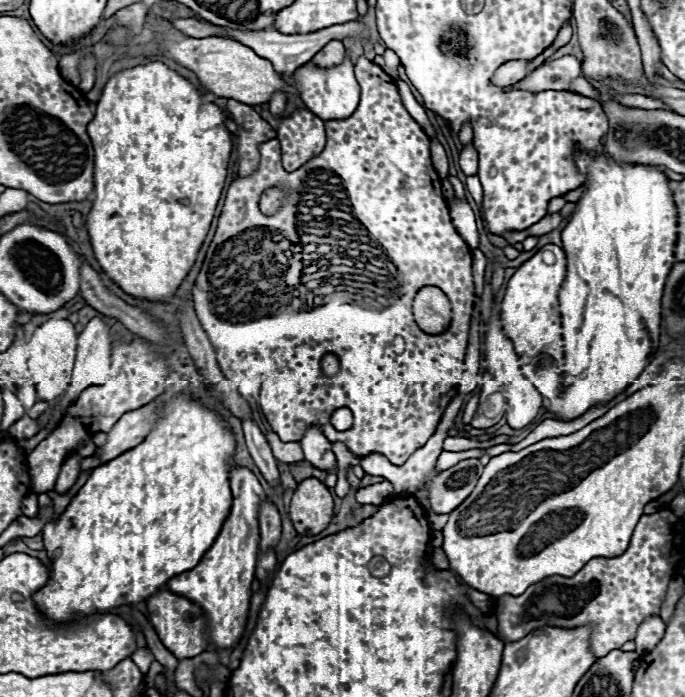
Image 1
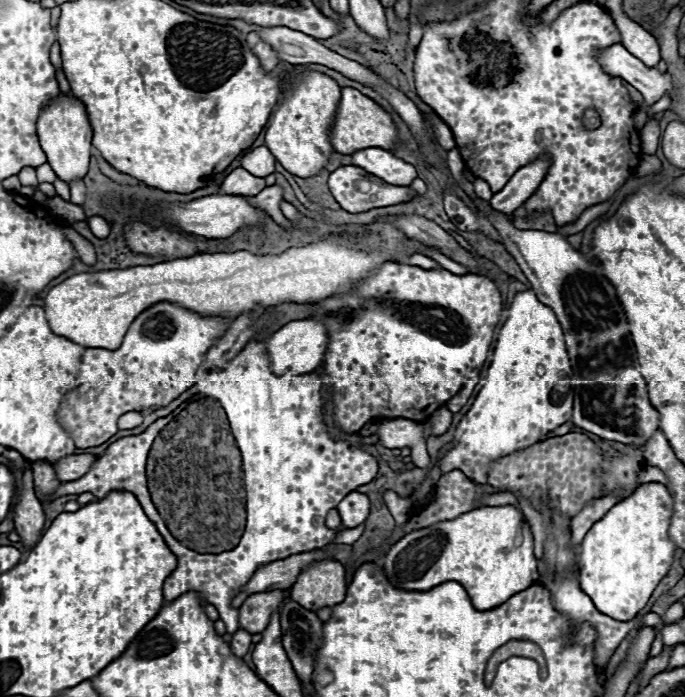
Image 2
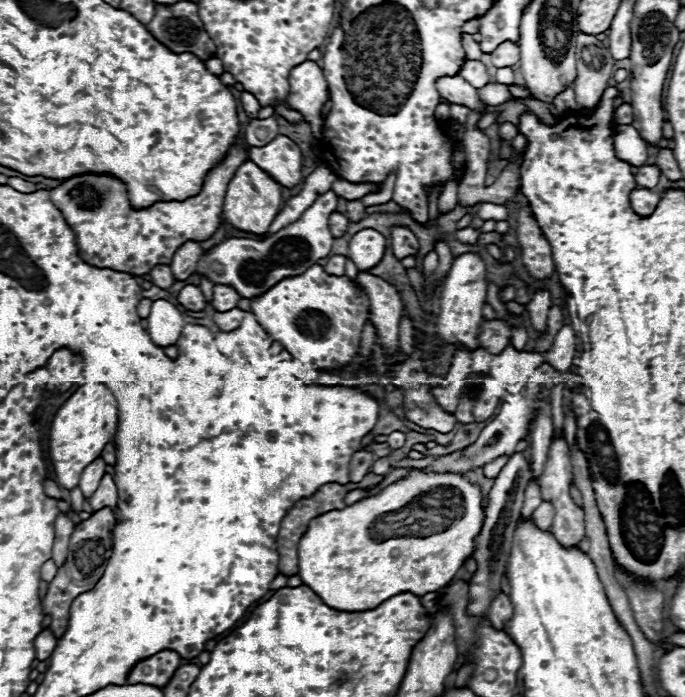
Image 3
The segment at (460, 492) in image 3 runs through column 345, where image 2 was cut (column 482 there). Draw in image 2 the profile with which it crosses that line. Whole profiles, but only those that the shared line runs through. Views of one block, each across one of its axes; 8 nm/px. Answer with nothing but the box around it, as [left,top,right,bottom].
[382,506,538,610]

